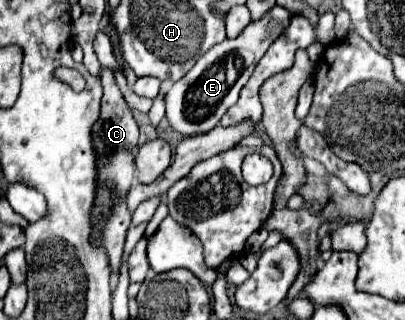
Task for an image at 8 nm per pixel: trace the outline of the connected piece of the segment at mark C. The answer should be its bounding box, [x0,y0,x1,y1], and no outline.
[91,68,139,272]

